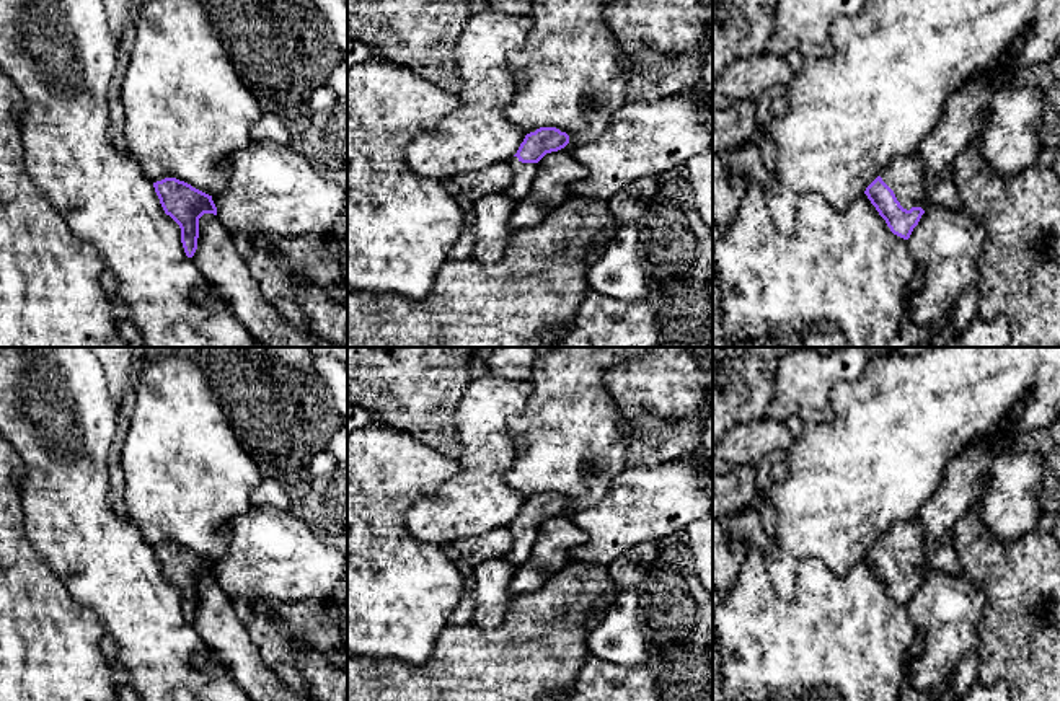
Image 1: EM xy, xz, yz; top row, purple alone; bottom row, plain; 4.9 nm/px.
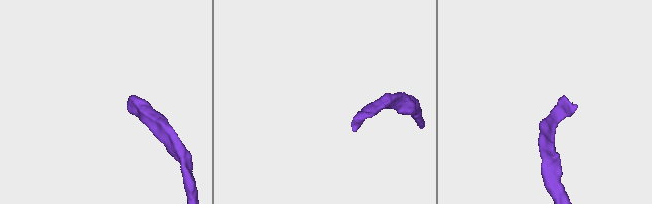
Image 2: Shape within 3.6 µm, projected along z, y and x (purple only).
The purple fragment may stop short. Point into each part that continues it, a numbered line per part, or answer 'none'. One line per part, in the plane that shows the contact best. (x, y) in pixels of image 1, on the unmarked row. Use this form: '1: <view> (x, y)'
1: yz (905, 540)

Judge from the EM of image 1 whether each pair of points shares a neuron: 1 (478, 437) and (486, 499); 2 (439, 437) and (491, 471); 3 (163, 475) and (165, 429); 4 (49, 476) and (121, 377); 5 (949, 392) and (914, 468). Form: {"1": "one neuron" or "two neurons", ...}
{"1": "one neuron", "2": "two neurons", "3": "one neuron", "4": "two neurons", "5": "one neuron"}

